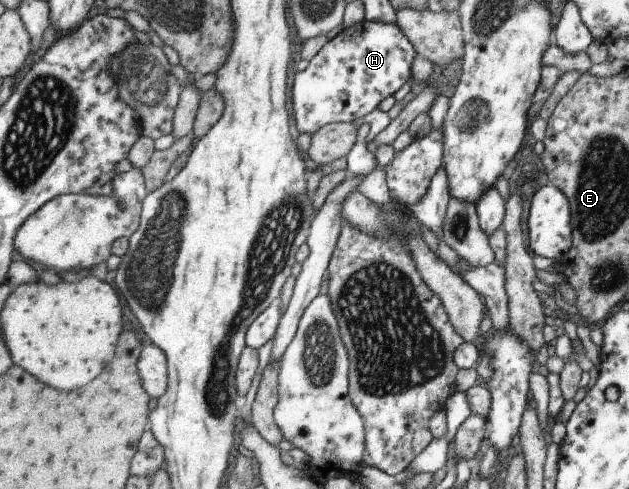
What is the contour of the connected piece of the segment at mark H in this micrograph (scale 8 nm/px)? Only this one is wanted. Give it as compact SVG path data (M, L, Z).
M364 20L359 24L343 28L321 47L303 71L295 71L290 99L292 99L292 115L298 132L305 131L310 136L325 125L334 122L352 123L366 117L377 107L379 101L392 95L405 81L410 81L411 61L415 57L415 49L394 24Z

